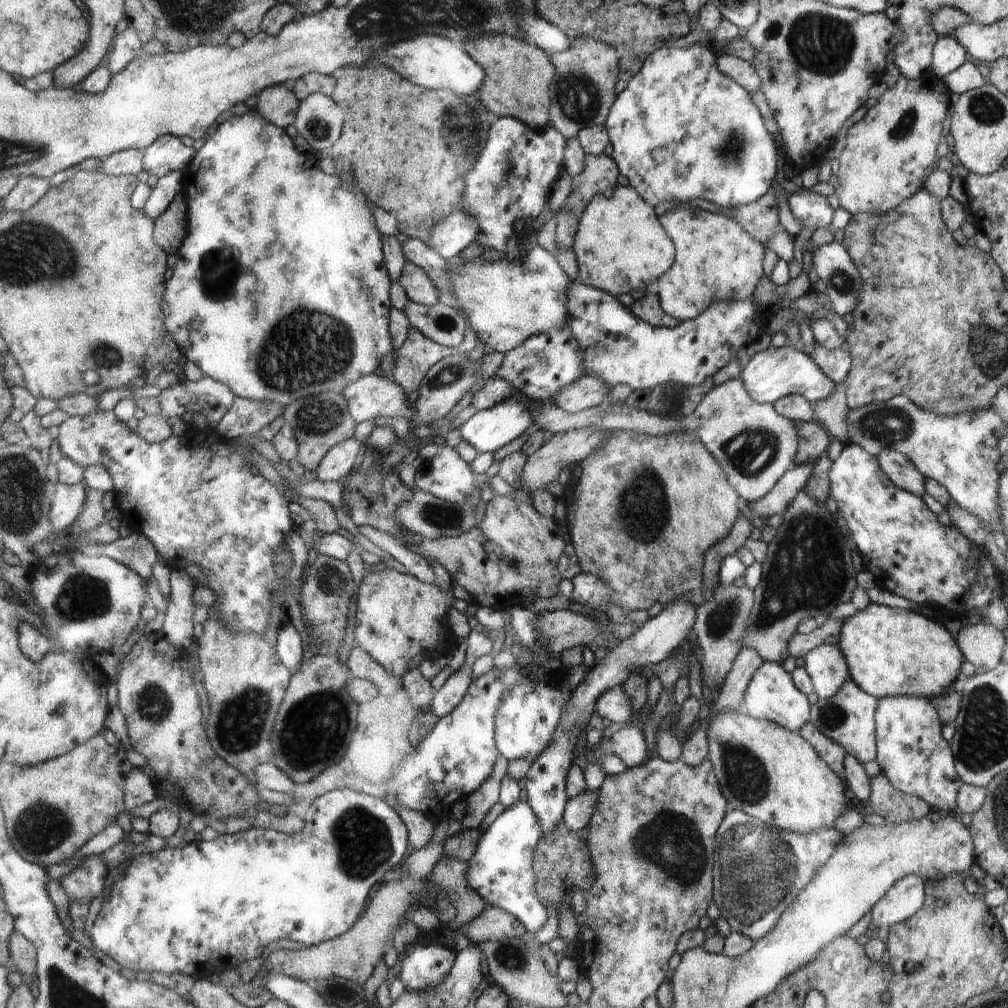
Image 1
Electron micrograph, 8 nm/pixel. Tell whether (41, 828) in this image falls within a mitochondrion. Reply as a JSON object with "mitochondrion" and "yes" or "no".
{"mitochondrion":"yes"}

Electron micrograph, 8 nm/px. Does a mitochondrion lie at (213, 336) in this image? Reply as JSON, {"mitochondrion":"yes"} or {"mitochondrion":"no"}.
{"mitochondrion":"no"}

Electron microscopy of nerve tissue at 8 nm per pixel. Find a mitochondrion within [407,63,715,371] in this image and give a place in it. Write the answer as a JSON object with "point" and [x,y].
{"point":[579,98]}

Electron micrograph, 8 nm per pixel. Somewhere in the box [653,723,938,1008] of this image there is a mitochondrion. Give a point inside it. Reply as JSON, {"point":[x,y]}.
{"point":[749,893]}

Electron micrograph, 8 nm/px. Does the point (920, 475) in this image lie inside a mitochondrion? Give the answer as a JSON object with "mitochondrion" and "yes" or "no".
{"mitochondrion":"no"}

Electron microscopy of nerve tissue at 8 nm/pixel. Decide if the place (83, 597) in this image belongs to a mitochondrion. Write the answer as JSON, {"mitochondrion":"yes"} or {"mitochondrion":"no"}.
{"mitochondrion":"yes"}

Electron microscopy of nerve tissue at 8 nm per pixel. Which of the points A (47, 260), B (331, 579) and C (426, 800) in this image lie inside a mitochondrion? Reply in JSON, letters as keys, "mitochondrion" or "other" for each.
{"A":"mitochondrion","B":"mitochondrion","C":"other"}

